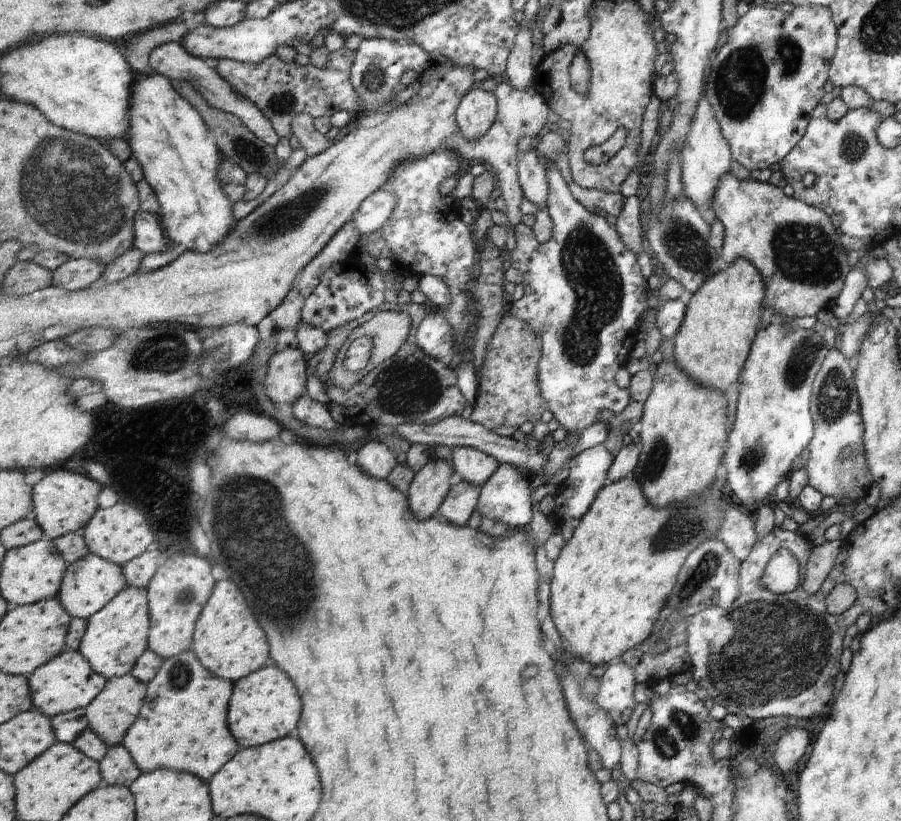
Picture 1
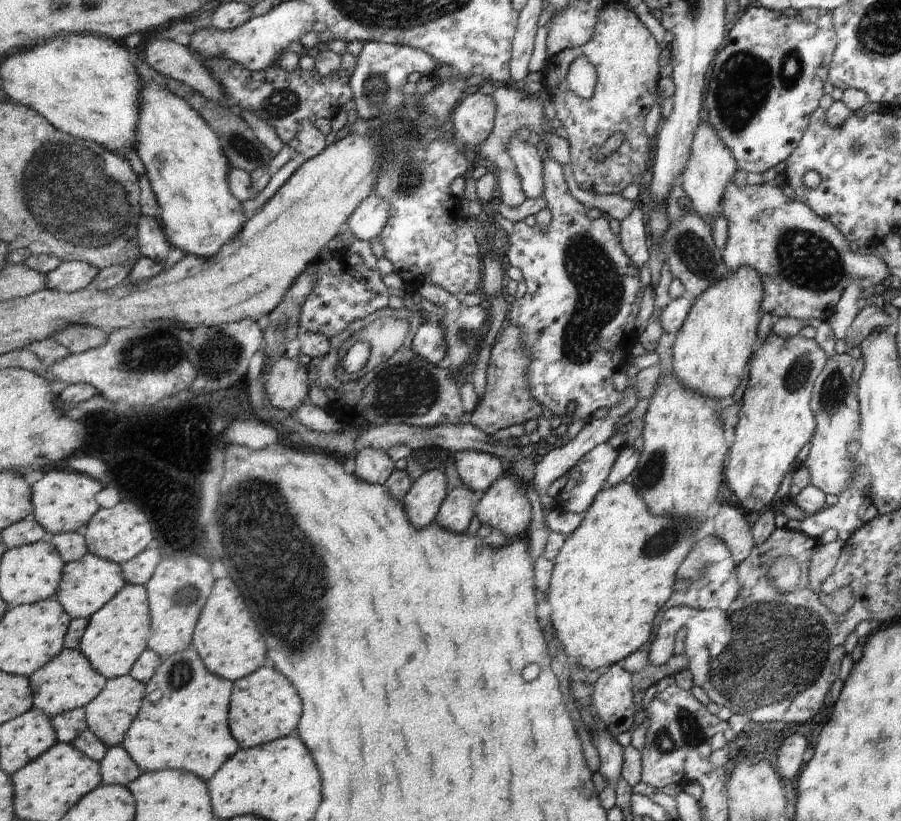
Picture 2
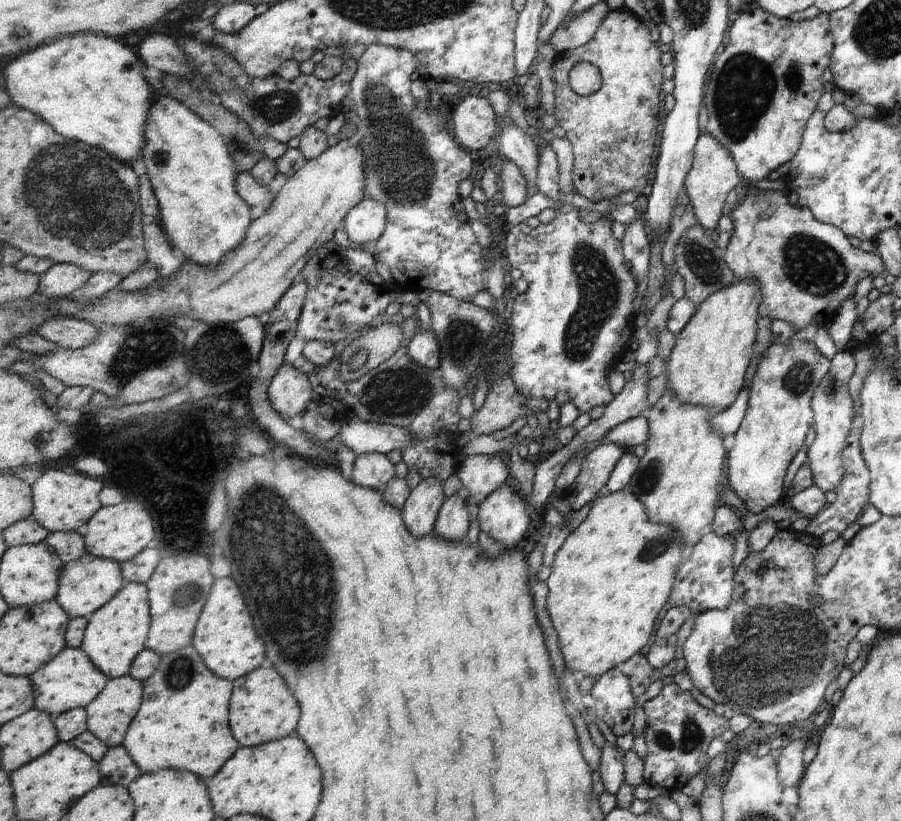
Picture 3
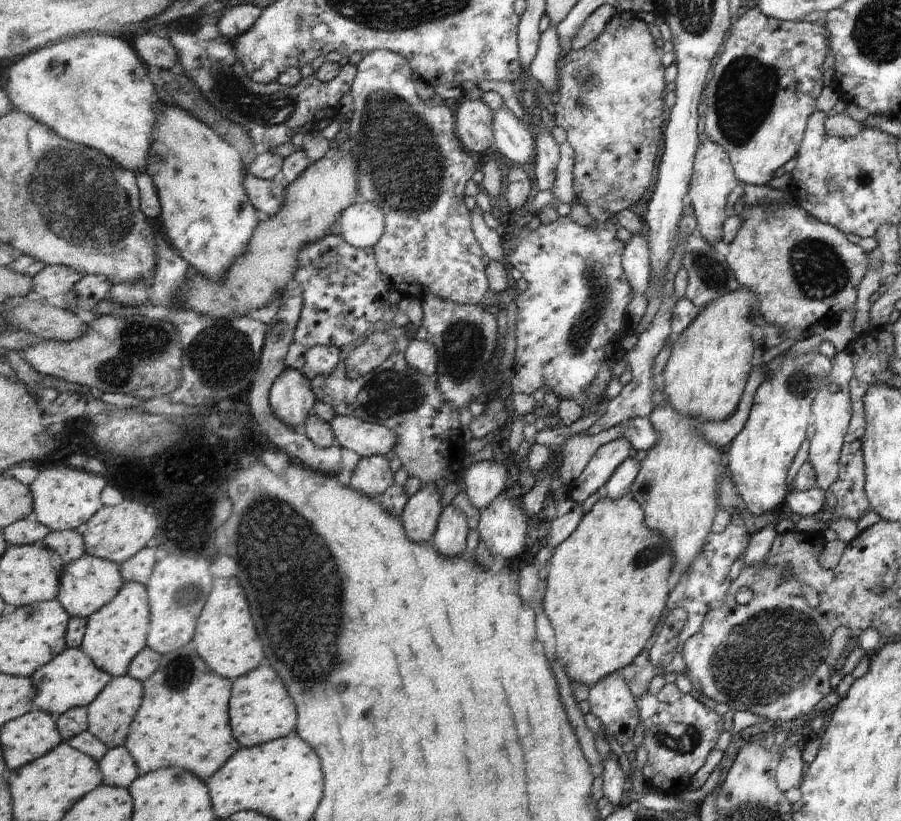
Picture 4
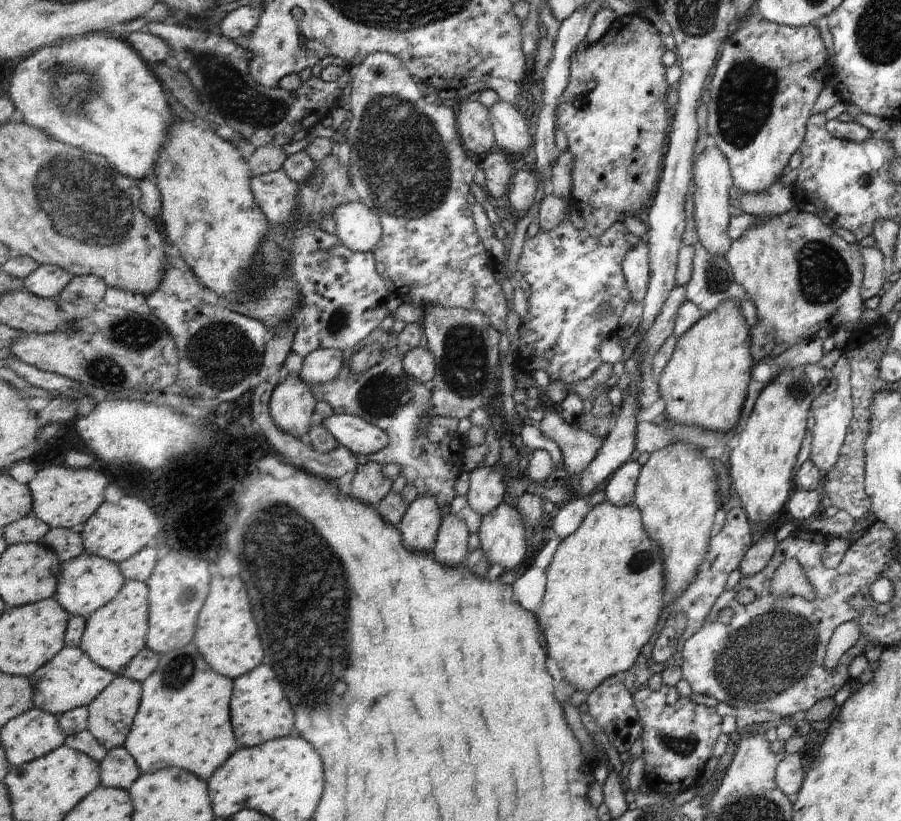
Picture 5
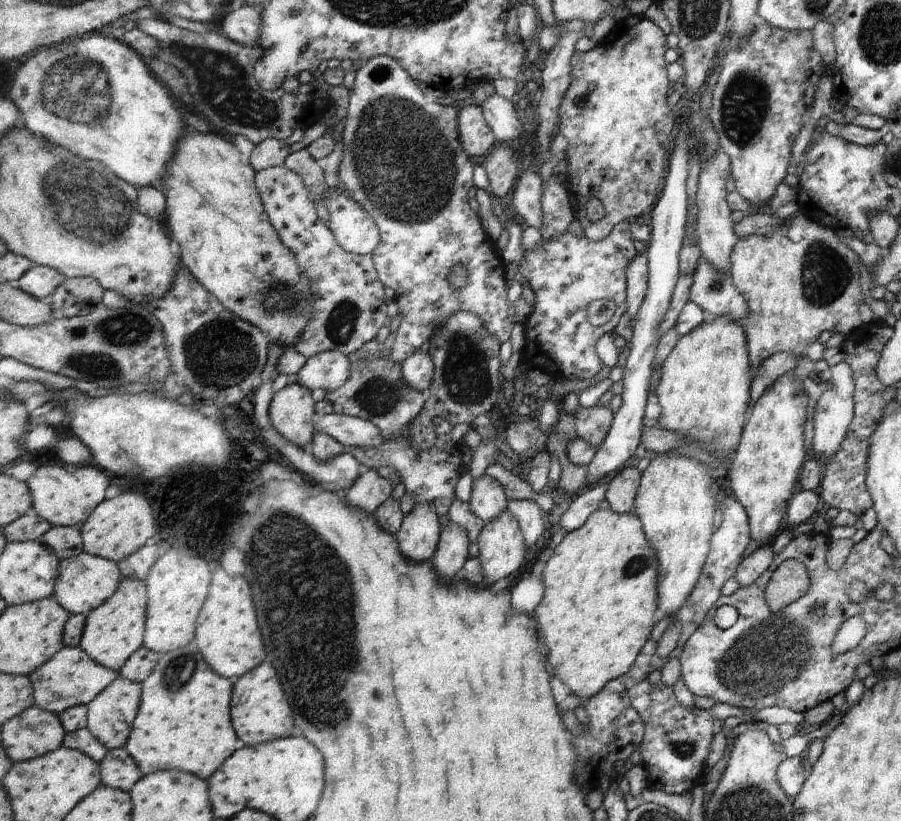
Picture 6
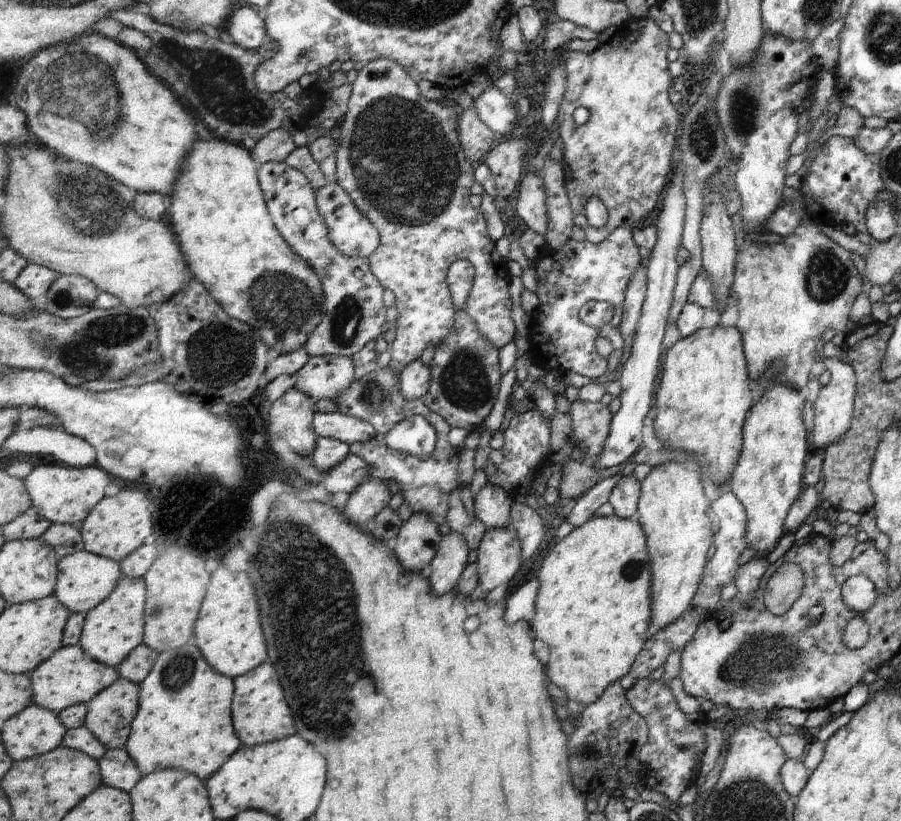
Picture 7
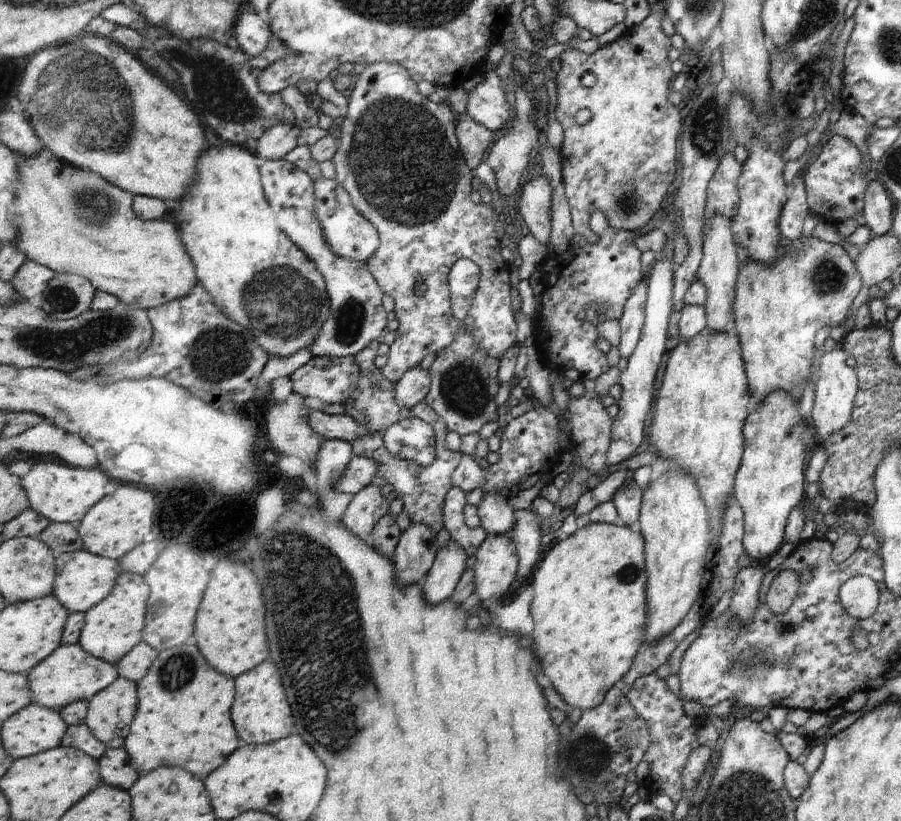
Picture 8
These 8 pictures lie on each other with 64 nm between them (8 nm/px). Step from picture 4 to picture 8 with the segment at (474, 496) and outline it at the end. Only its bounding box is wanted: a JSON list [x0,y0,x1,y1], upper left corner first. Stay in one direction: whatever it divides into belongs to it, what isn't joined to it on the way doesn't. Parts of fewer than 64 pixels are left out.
[479,494,517,535]

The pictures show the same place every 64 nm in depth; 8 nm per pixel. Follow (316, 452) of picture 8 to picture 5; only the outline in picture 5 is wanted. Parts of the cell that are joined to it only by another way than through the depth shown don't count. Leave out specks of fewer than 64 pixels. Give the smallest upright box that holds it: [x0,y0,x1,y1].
[271,376,317,438]

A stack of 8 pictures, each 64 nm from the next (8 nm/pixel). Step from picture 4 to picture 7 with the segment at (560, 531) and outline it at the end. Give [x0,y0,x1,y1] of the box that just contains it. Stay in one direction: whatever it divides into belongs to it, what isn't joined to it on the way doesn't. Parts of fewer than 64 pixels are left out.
[567,474,624,528]

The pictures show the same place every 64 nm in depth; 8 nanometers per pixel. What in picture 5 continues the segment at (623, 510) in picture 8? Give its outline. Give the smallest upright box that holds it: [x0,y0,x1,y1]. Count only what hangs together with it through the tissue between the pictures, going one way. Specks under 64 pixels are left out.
[604,458,643,506]

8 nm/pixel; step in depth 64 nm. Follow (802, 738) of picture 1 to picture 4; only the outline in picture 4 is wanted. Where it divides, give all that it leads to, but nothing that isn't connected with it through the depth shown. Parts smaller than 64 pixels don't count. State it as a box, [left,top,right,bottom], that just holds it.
[776,745,806,792]

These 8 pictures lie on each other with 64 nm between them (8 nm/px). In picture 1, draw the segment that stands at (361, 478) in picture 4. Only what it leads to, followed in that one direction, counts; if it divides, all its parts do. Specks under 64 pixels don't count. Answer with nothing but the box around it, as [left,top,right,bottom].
[357,439,399,481]

